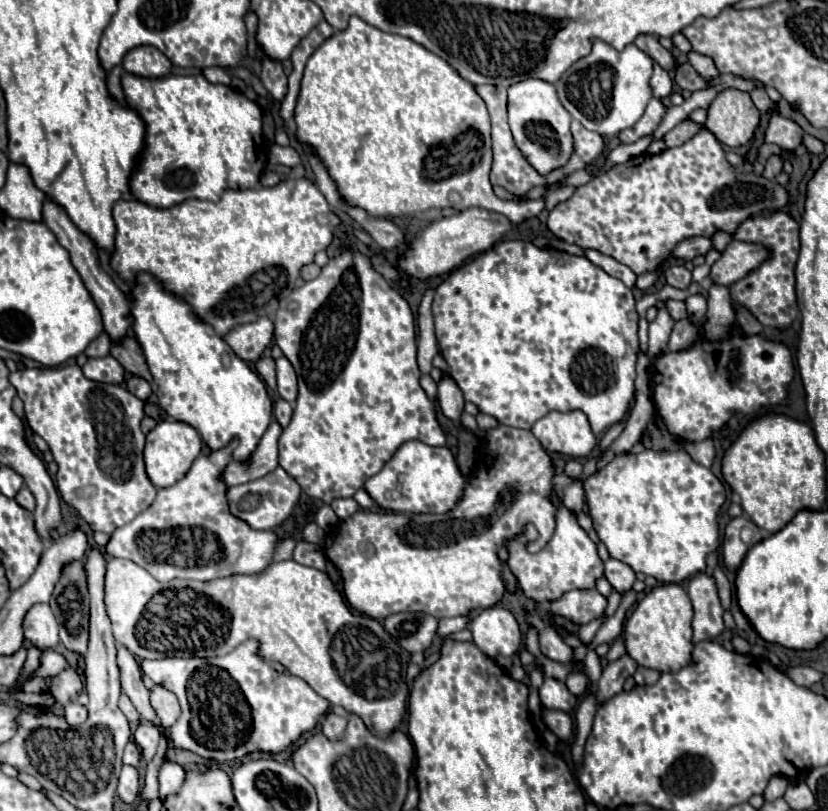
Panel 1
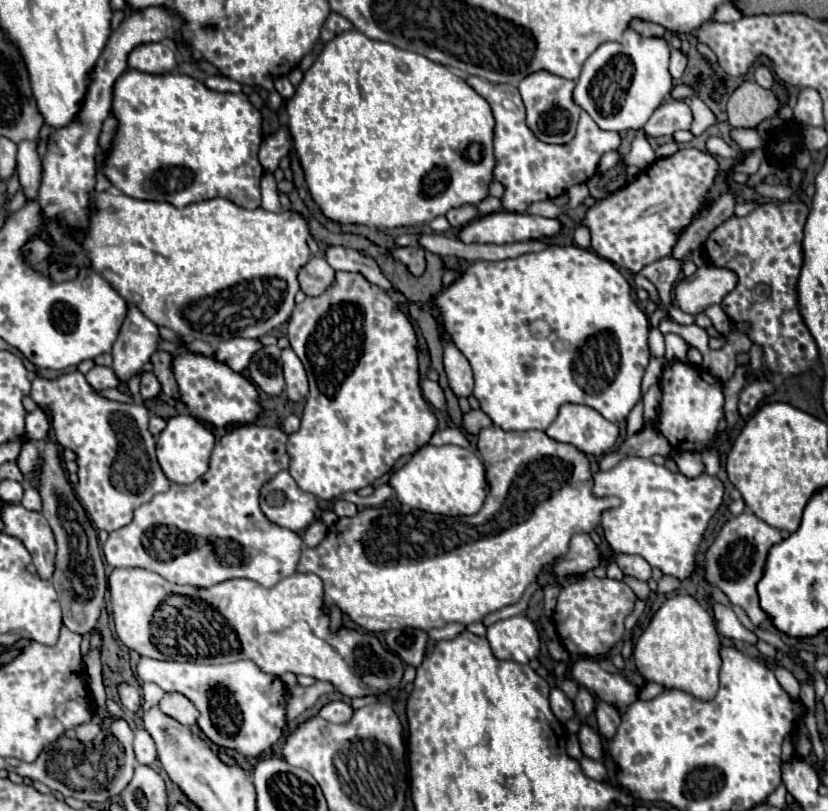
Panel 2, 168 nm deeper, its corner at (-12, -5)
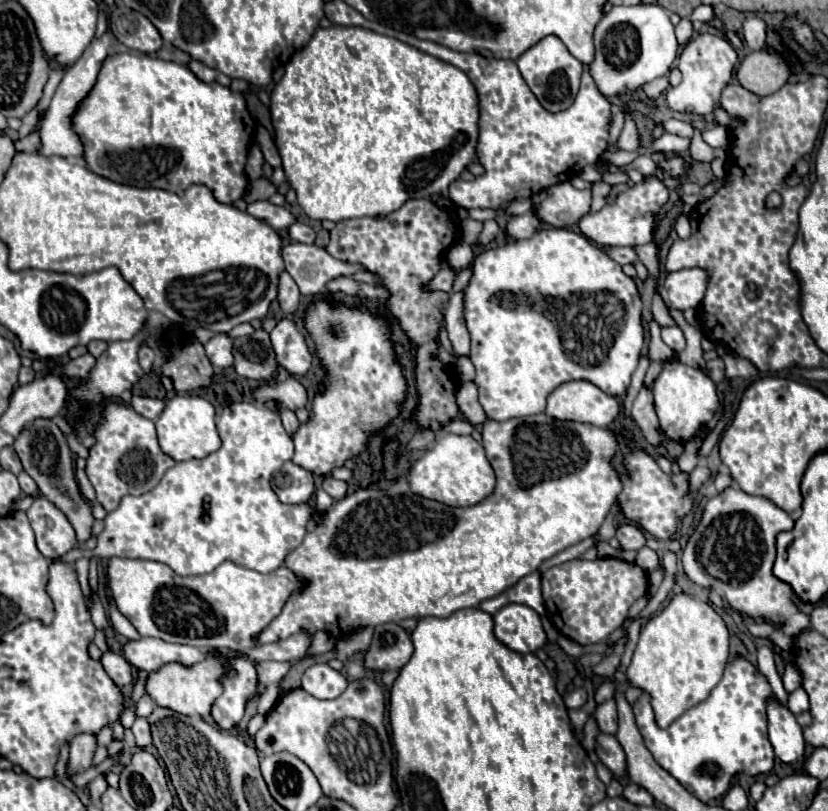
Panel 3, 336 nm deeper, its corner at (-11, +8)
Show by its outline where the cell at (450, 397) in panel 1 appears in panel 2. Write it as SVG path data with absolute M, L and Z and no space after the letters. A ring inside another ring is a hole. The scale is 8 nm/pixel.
M453 340L445 344L445 372L449 378L449 386L457 396L469 396L473 392L473 372L469 360L463 356L463 352L455 346Z

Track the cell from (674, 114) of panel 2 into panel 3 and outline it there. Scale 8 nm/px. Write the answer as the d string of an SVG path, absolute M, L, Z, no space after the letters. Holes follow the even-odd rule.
M702 33L696 39L692 39L682 49L678 59L678 69L682 71L682 83L678 87L672 87L666 93L668 109L676 113L684 113L684 115L690 115L690 113L708 115L712 107L720 101L720 93L728 85L736 61L738 61L736 51L724 37Z

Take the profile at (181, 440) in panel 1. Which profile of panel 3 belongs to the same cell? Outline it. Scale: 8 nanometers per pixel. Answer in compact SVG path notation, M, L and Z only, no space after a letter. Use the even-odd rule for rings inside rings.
M195 394L176 395L169 400L156 421L156 431L160 449L178 463L188 459L202 459L220 449L220 437L214 425L214 407Z

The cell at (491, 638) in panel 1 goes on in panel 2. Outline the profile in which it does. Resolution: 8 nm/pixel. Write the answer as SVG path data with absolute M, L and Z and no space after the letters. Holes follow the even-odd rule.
M527 616L499 620L487 628L487 640L499 660L527 664L539 654L539 632Z

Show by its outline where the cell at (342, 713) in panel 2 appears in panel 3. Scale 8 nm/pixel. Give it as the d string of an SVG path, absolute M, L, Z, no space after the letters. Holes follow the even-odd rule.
M316 663L304 671L300 687L316 699L336 699L340 697L340 693L344 693L348 681L328 665Z

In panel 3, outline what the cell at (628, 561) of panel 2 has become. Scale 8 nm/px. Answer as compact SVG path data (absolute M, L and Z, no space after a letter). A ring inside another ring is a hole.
M630 523L620 525L616 529L616 539L620 541L620 547L624 551L640 551L646 545L644 533L636 525L630 525Z

